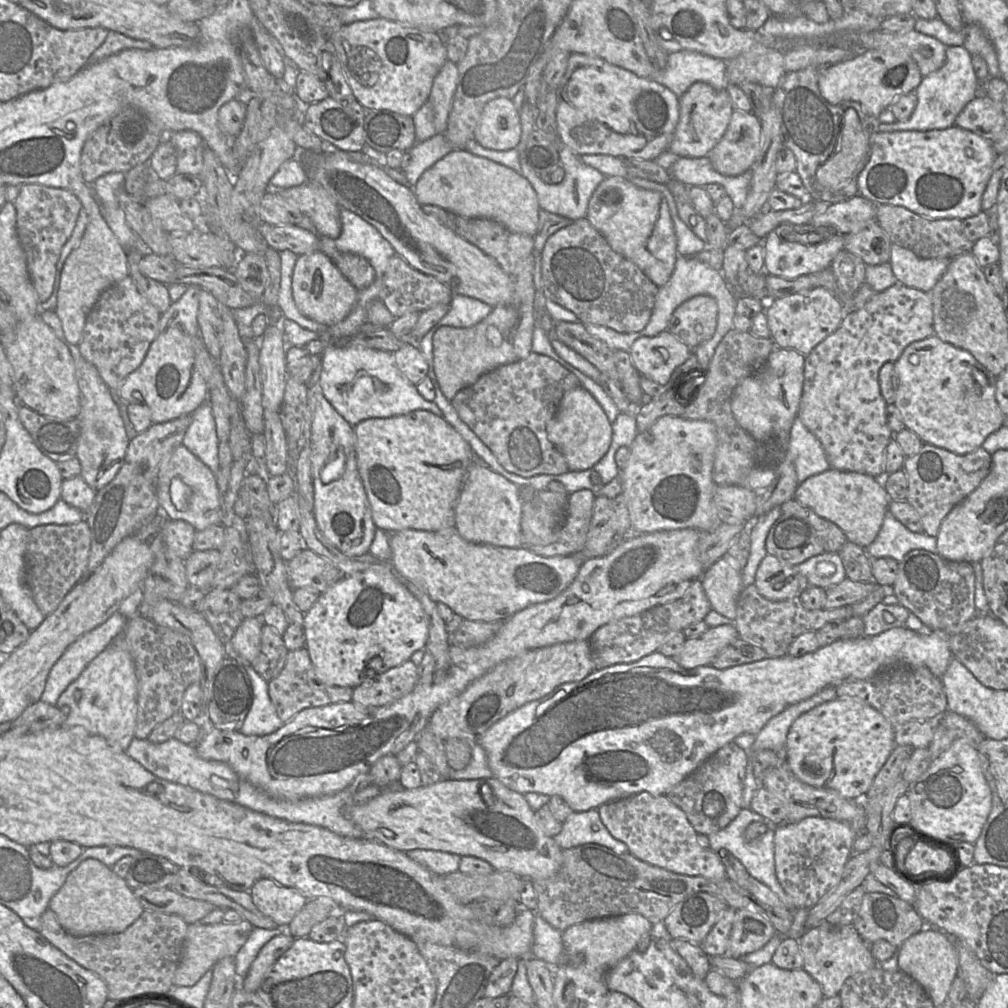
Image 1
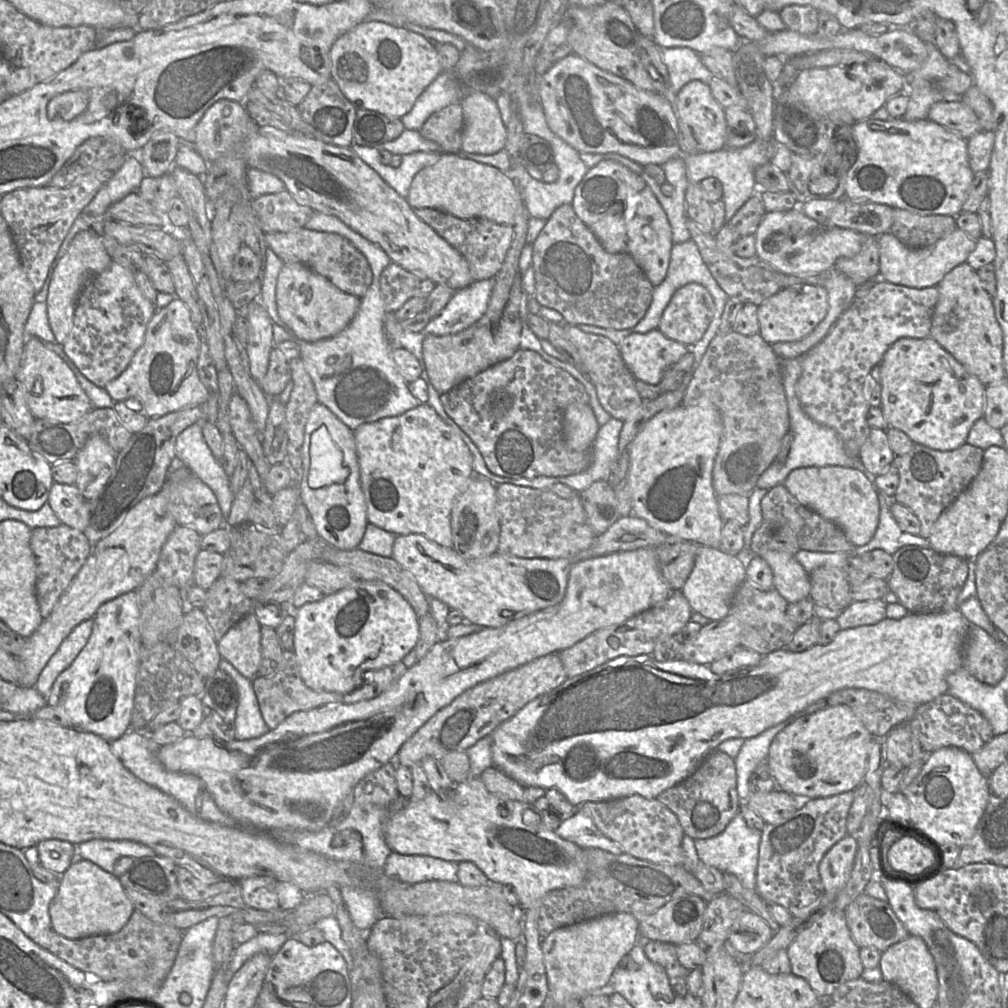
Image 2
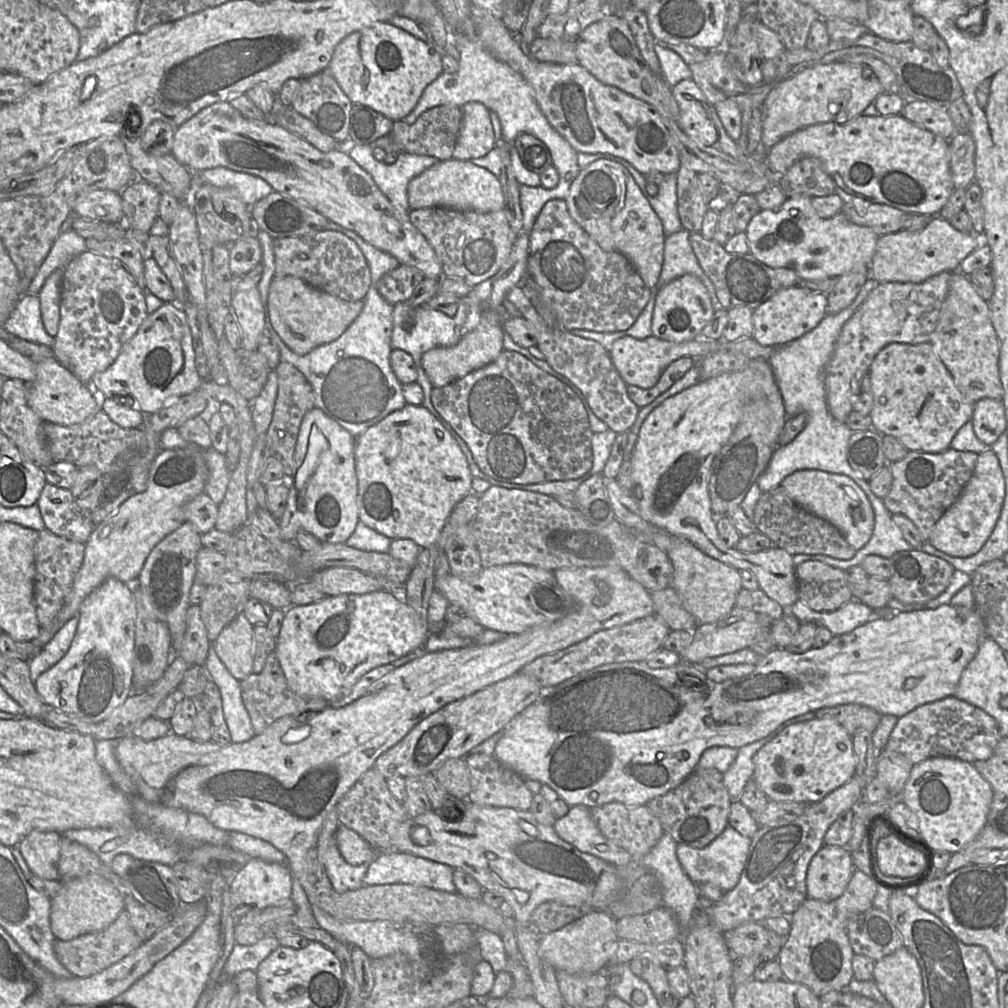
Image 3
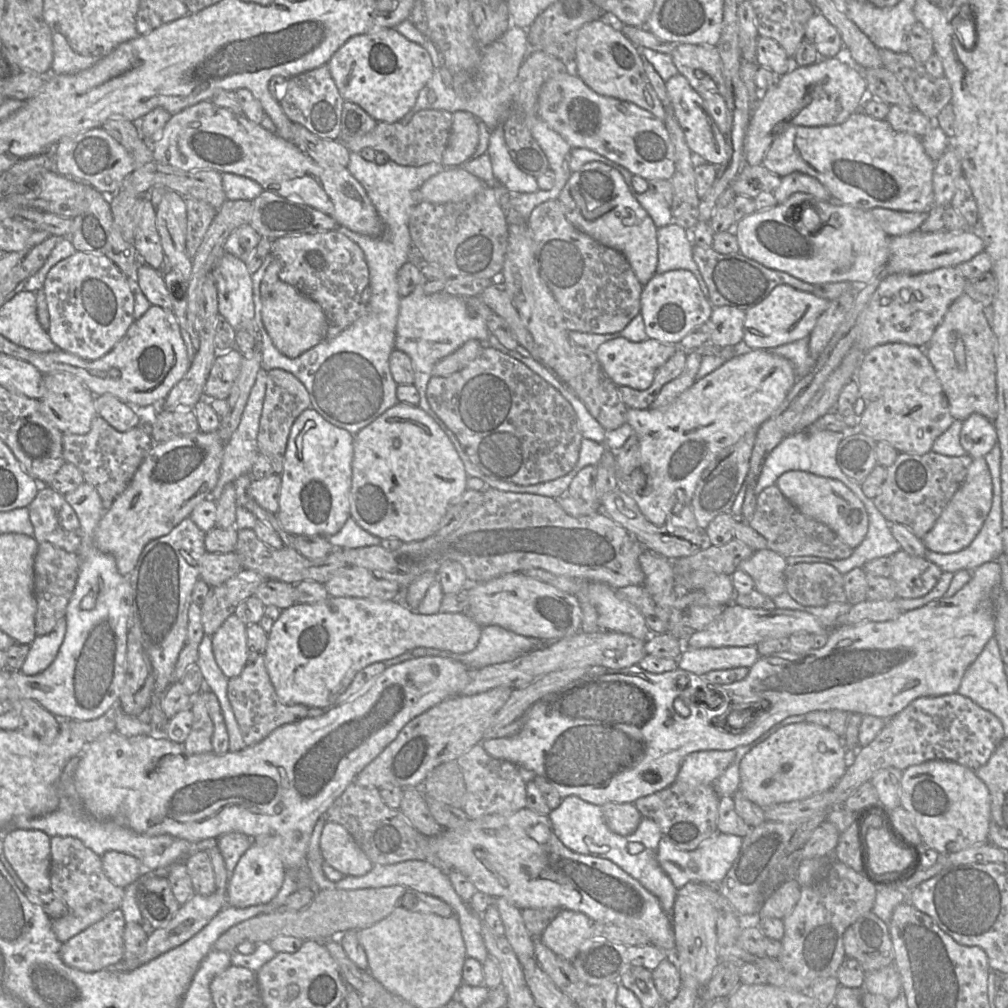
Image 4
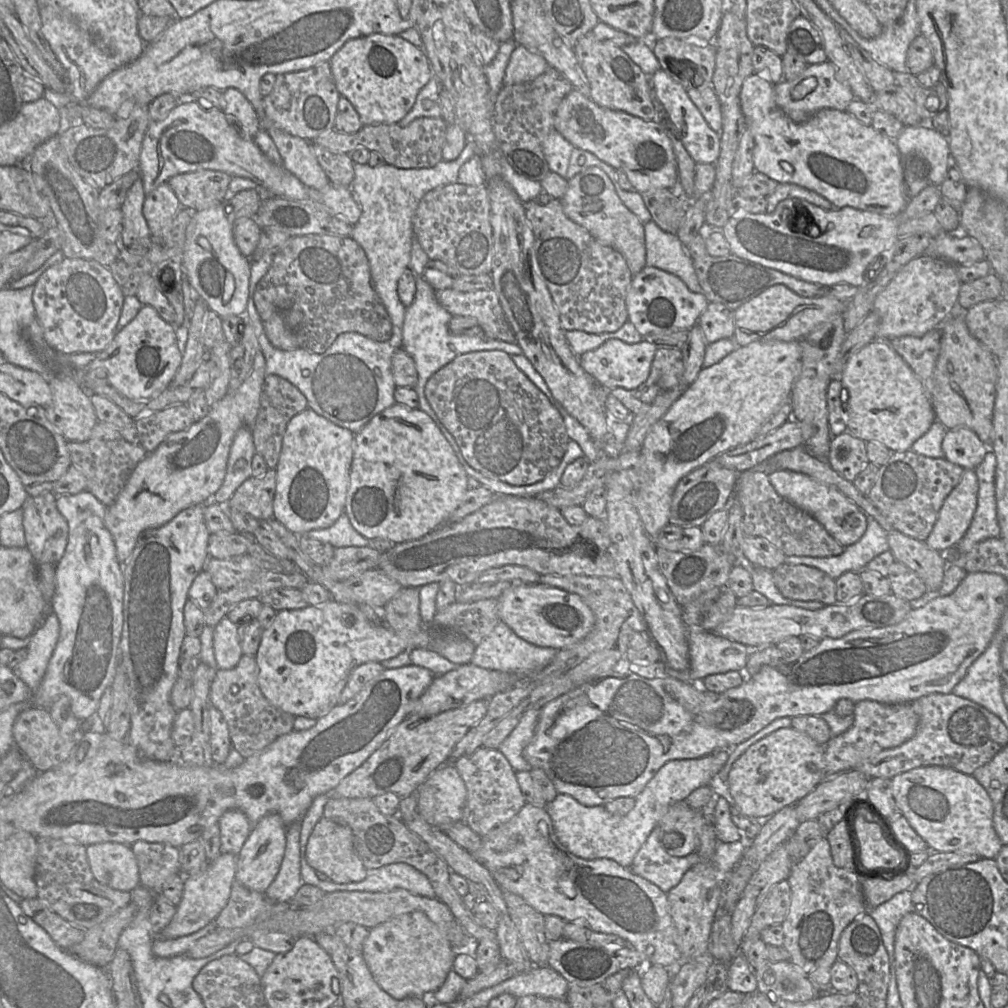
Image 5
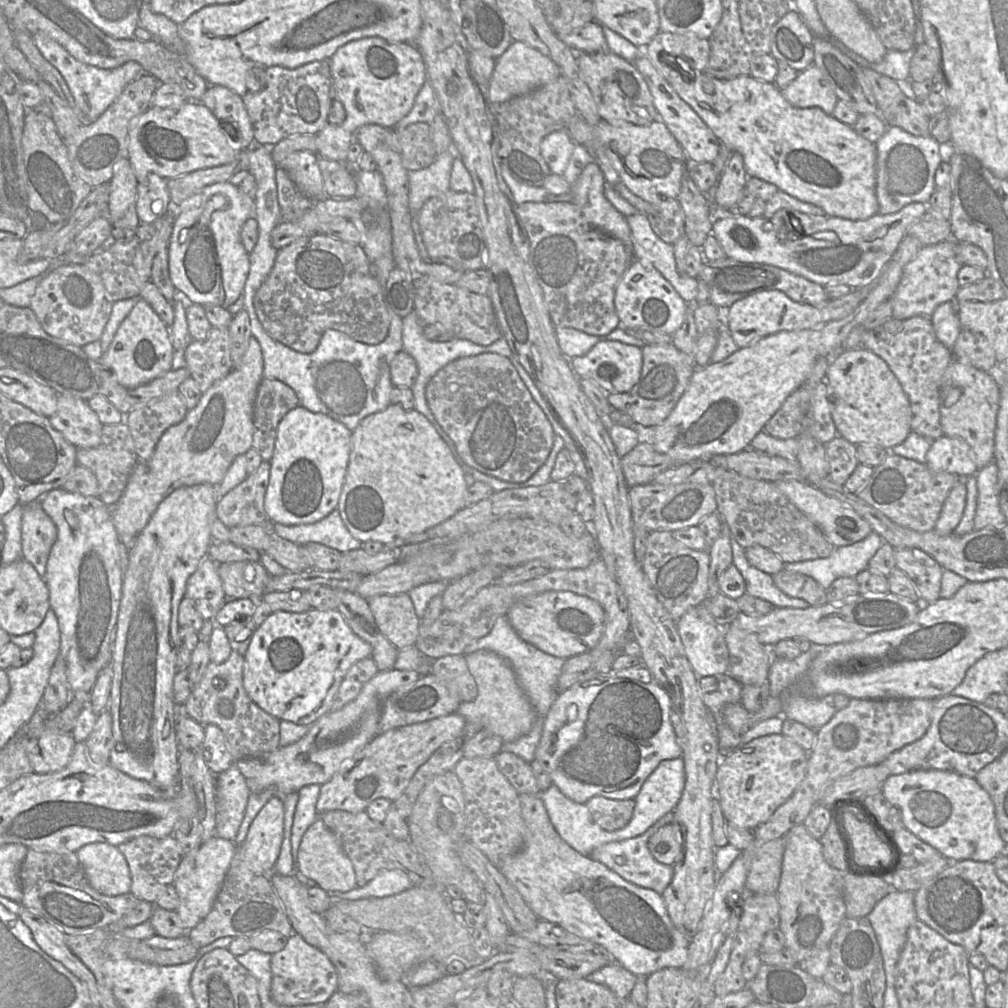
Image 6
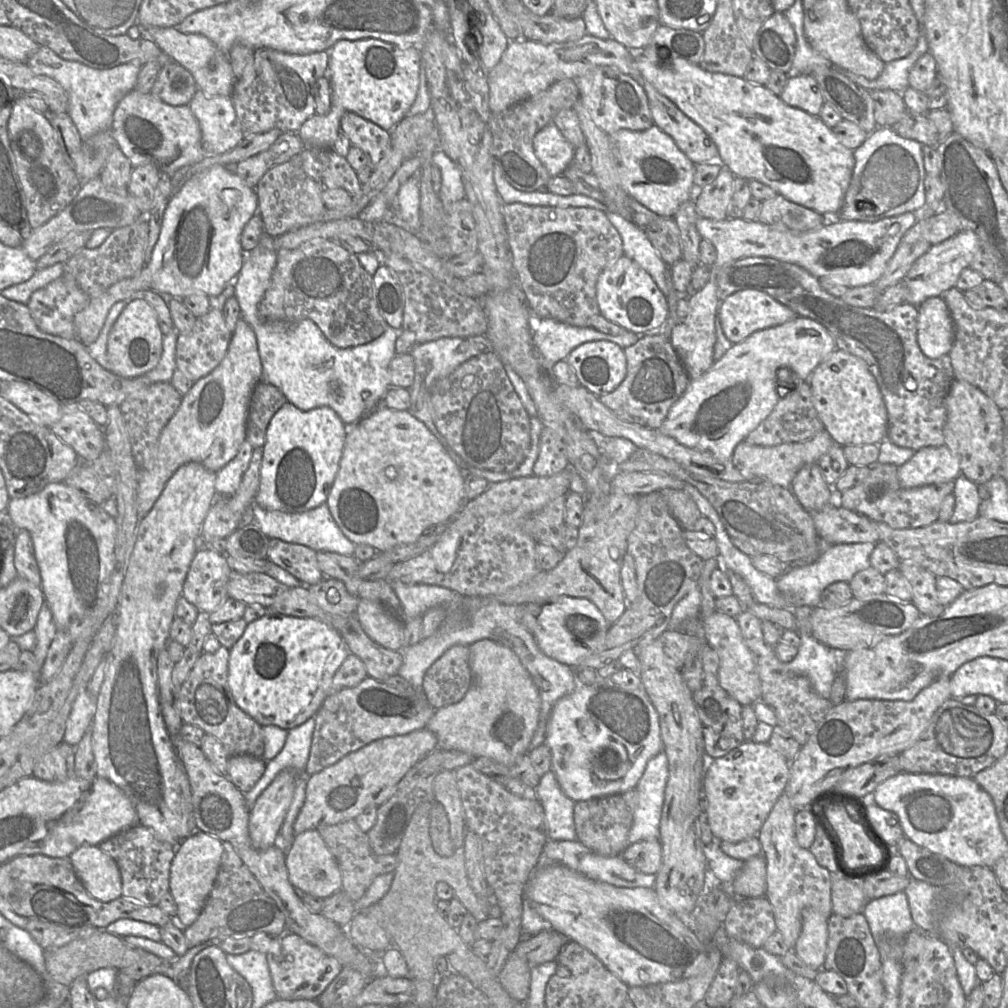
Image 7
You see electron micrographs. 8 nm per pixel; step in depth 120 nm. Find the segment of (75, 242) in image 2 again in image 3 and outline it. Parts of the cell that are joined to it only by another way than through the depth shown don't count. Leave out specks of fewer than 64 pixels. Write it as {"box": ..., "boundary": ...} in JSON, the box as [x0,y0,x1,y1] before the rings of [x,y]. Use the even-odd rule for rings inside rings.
{"box":[38,267,64,337],"boundary":[[[64,267],[56,269],[44,282],[38,297],[40,312],[46,332],[55,337],[60,322],[61,289]]]}

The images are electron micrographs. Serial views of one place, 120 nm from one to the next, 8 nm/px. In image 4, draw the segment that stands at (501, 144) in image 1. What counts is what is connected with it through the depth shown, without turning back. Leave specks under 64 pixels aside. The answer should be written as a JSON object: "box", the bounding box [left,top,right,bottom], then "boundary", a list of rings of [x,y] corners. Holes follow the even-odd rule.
{"box":[441,111,479,167],"boundary":[[[468,111],[453,113],[448,145],[443,152],[441,163],[444,166],[464,167],[472,159],[479,141],[479,120]]]}

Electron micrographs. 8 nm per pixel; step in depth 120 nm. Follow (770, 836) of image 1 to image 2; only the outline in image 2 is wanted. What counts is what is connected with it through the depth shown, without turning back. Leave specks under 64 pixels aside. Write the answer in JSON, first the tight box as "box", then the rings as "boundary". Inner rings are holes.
{"box":[694,812,761,890],"boundary":[[[738,812],[720,834],[694,840],[694,845],[699,860],[704,864],[713,866],[722,873],[734,874],[745,888],[755,890],[760,840],[761,832],[748,828],[743,816]]]}

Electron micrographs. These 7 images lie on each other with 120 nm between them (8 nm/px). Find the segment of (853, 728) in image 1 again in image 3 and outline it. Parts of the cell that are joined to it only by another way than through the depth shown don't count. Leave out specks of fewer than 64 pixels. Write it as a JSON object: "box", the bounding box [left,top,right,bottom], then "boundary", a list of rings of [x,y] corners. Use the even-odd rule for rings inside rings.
{"box":[753,718,856,803],"boundary":[[[813,718],[784,728],[753,758],[753,779],[770,801],[816,803],[856,774],[852,736],[833,718]]]}

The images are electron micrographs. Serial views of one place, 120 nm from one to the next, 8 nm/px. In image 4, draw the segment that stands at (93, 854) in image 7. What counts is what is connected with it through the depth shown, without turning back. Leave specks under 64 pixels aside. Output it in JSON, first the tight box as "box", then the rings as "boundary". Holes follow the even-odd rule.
{"box":[101,851,144,889],"boundary":[[[107,851],[101,856],[101,862],[107,878],[123,889],[144,875],[144,868],[139,860],[129,854]]]}

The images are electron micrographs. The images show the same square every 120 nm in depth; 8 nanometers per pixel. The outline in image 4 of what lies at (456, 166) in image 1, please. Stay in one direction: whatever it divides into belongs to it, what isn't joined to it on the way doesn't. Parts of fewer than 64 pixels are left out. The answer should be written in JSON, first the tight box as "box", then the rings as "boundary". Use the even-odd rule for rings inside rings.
{"box":[414,167,485,202],"boundary":[[[463,167],[446,169],[428,178],[414,191],[414,202],[460,202],[482,189],[485,183]]]}

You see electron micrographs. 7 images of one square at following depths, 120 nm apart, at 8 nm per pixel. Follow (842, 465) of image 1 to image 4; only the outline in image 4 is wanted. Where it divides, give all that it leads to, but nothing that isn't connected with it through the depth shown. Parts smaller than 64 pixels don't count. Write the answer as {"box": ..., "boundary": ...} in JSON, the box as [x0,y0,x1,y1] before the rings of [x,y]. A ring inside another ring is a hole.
{"box":[854,267,966,353],"boundary":[[[955,267],[884,277],[859,317],[854,344],[864,353],[886,343],[906,343],[924,348],[950,305],[964,293],[966,280]]]}

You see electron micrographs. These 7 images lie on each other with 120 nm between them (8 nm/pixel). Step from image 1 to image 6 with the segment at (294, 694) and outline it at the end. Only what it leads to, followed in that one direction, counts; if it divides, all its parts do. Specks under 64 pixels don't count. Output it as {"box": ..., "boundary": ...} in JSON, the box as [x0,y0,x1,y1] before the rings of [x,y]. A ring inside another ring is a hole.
{"box":[184,650,280,760],"boundary":[[[232,650],[229,658],[221,663],[210,662],[200,682],[194,687],[186,703],[184,713],[202,725],[215,724],[224,733],[228,750],[234,760],[265,758],[279,747],[280,720],[261,709],[248,696],[243,686],[244,655]]]}

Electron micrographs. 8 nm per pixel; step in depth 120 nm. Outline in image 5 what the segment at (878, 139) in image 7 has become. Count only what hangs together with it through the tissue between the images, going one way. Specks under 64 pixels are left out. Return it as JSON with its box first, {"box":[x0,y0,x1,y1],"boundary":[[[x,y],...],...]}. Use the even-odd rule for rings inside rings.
{"box":[895,126,952,197],"boundary":[[[906,126],[895,139],[900,153],[908,197],[917,196],[928,186],[940,186],[952,165],[948,139],[931,126]]]}

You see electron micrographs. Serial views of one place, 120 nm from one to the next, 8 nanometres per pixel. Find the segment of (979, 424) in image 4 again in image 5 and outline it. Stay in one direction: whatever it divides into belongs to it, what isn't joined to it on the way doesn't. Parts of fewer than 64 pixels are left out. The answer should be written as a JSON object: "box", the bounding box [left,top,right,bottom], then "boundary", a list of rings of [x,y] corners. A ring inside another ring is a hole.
{"box":[942,427,989,470],"boundary":[[[967,427],[947,430],[942,441],[944,458],[965,470],[978,467],[989,449],[989,445]]]}

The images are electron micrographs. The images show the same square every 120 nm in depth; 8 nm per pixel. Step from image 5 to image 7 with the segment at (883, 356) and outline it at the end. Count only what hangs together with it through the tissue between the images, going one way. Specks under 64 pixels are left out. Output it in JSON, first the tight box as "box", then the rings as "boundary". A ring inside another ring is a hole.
{"box":[808,349,888,445],"boundary":[[[835,349],[813,370],[808,383],[814,408],[834,444],[878,445],[886,439],[888,417],[883,396],[861,358]]]}

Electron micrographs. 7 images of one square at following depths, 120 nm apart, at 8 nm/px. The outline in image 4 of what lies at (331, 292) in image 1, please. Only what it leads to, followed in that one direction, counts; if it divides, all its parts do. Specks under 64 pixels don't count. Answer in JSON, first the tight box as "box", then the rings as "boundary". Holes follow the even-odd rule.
{"box":[261,282,328,358],"boundary":[[[276,282],[266,289],[261,301],[264,327],[283,355],[296,358],[327,339],[328,320],[322,307],[292,285]]]}

